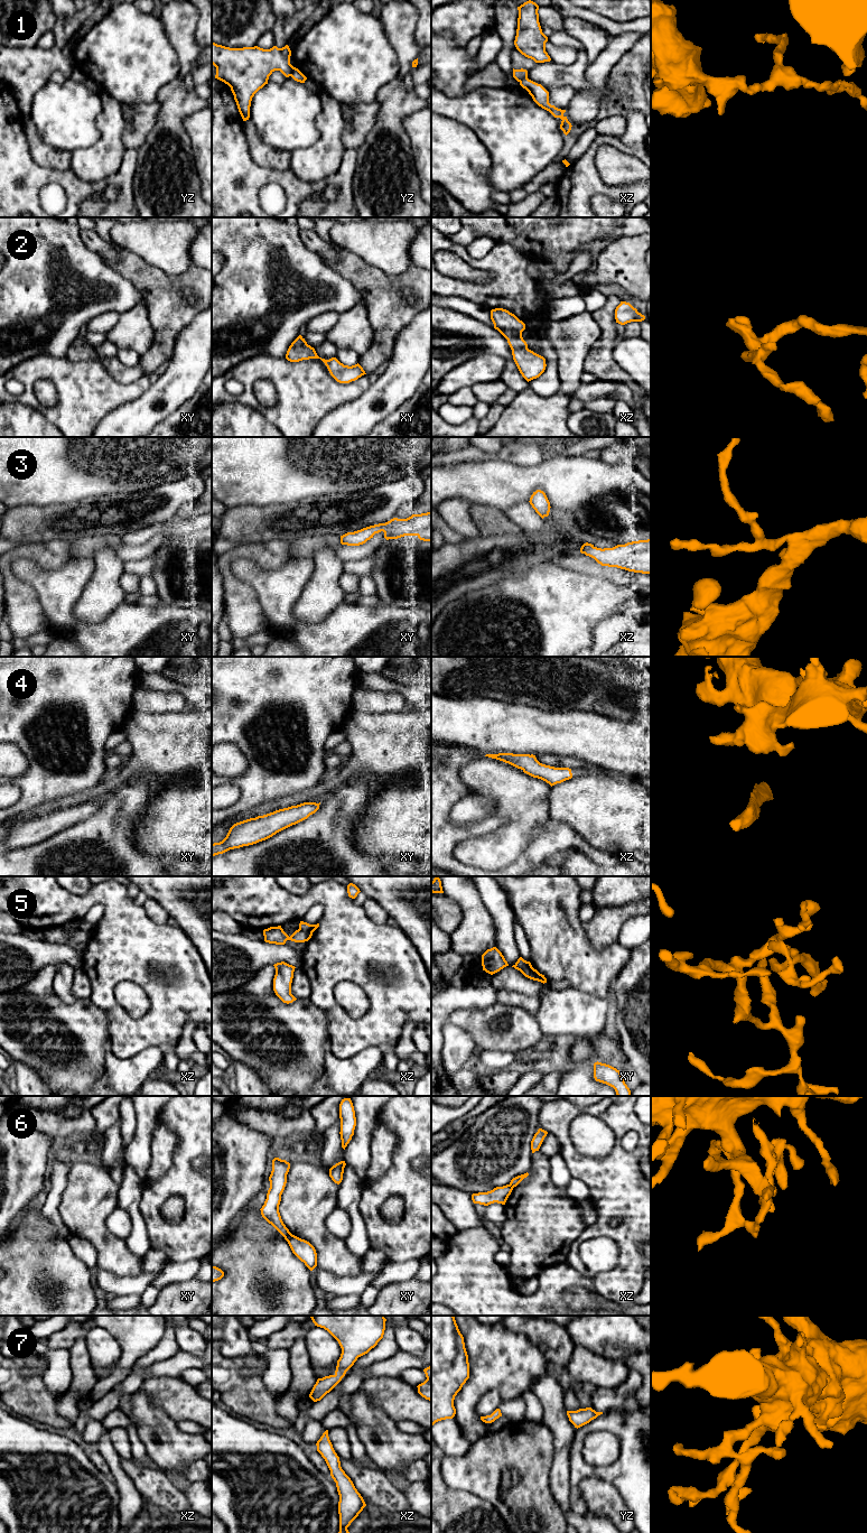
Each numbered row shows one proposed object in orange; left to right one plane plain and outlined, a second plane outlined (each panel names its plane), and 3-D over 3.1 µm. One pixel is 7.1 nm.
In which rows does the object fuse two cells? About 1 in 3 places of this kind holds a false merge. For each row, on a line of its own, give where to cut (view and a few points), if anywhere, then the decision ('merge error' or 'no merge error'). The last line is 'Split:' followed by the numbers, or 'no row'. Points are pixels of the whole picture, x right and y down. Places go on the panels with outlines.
1: cut in yz along (295, 67), (290, 75); merge error
2: no cut; no merge error
3: no cut; no merge error
4: no cut; no merge error
5: cut in xz along (298, 929), (311, 934); merge error
6: cut in xy along (292, 1235), (288, 1242); merge error
7: no cut; no merge error
Split: 1, 5, 6

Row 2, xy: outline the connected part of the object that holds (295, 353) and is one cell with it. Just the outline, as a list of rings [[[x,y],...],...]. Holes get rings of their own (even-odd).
[[[301,335],[291,343],[287,351],[286,359],[290,362],[320,359],[327,366],[330,375],[339,383],[349,383],[366,374],[358,363],[348,366],[341,363],[336,357],[329,360],[319,357],[315,349],[308,345]]]

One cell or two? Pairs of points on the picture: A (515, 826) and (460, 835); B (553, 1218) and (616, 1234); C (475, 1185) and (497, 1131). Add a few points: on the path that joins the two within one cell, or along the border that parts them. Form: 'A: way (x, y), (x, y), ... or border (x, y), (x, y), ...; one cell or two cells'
A: border (509, 820), (494, 830), (472, 836); two cells
B: border (586, 1227), (571, 1244), (570, 1250); two cells
C: way (475, 1171), (475, 1167), (497, 1144); one cell

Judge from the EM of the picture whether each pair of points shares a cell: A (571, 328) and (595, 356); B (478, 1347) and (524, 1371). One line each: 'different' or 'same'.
A: different
B: same

